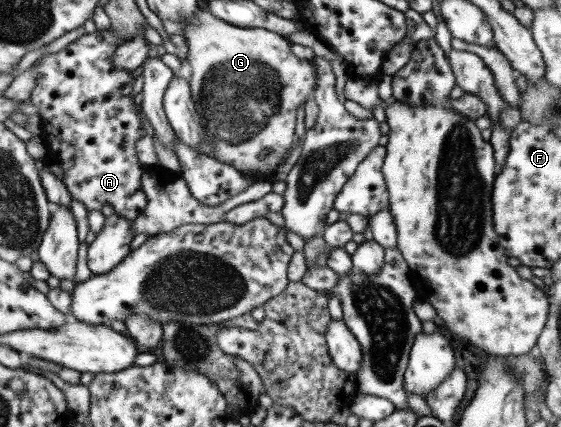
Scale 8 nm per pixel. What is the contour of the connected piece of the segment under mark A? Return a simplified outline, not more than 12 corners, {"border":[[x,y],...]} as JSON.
{"border":[[111,28],[36,65],[49,161],[88,211],[148,202]]}

